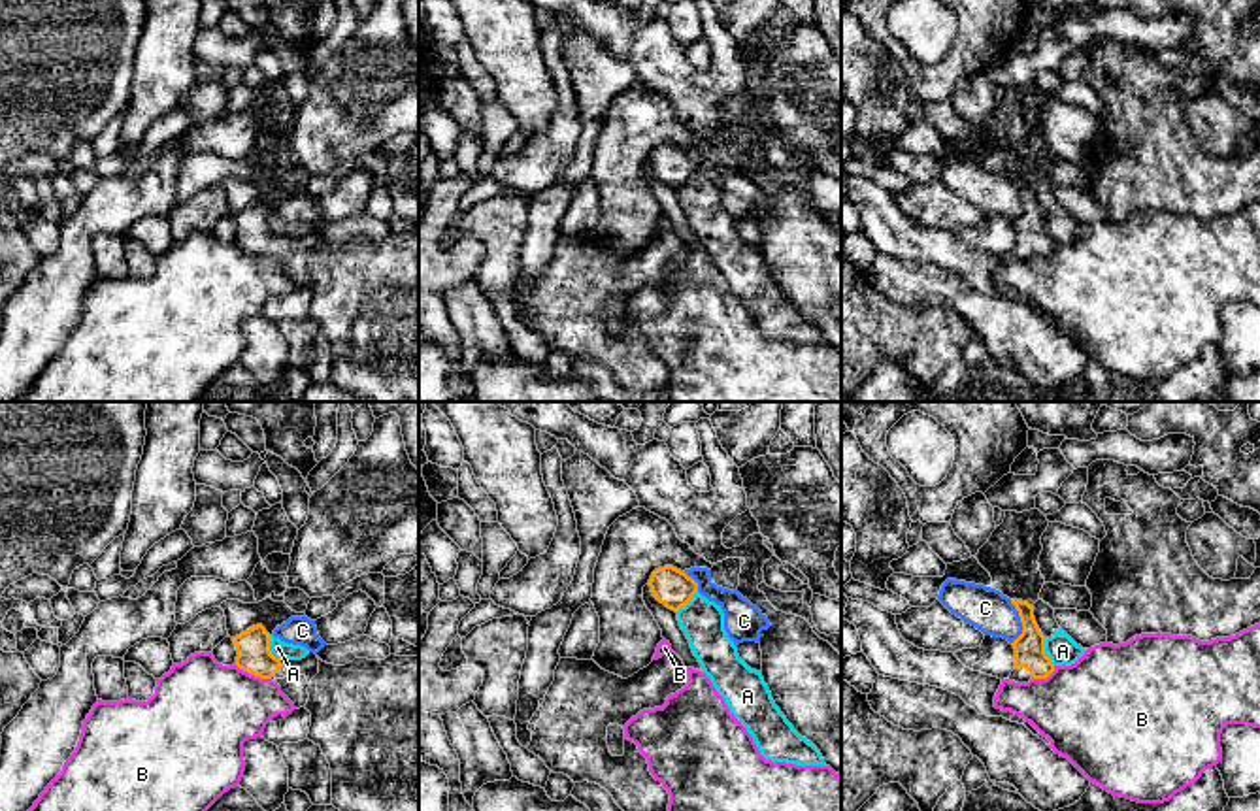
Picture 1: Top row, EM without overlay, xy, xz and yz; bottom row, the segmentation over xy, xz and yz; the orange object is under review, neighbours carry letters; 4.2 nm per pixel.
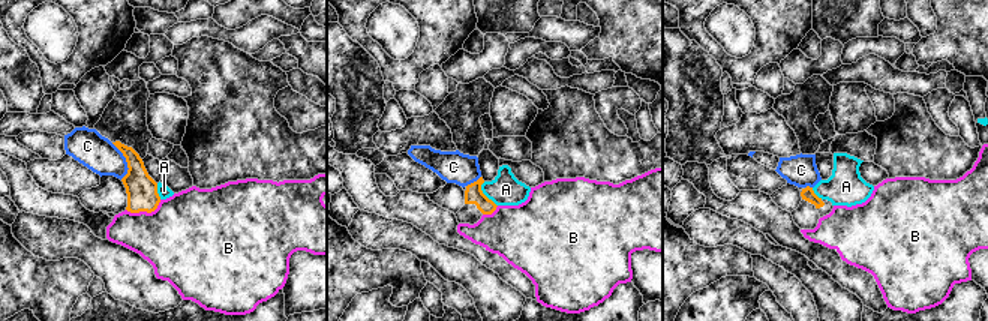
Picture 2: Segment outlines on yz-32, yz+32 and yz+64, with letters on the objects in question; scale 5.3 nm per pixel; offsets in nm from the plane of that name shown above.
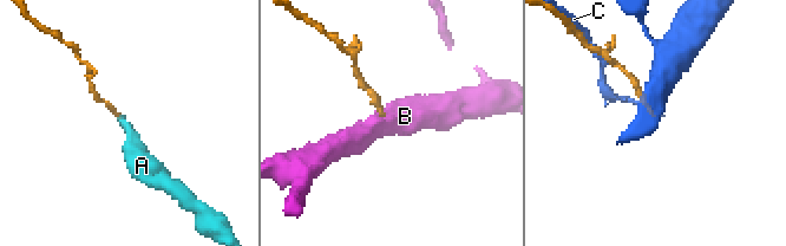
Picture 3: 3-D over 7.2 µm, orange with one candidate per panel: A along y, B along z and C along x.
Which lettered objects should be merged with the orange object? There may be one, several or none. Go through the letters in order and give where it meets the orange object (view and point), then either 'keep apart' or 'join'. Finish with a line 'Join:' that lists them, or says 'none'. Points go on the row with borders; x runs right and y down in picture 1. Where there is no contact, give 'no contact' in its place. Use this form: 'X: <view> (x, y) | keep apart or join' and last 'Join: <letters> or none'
A: yz (1044, 651) | keep apart
B: xy (253, 674) | keep apart
C: yz (1021, 621) | keep apart
Join: none

